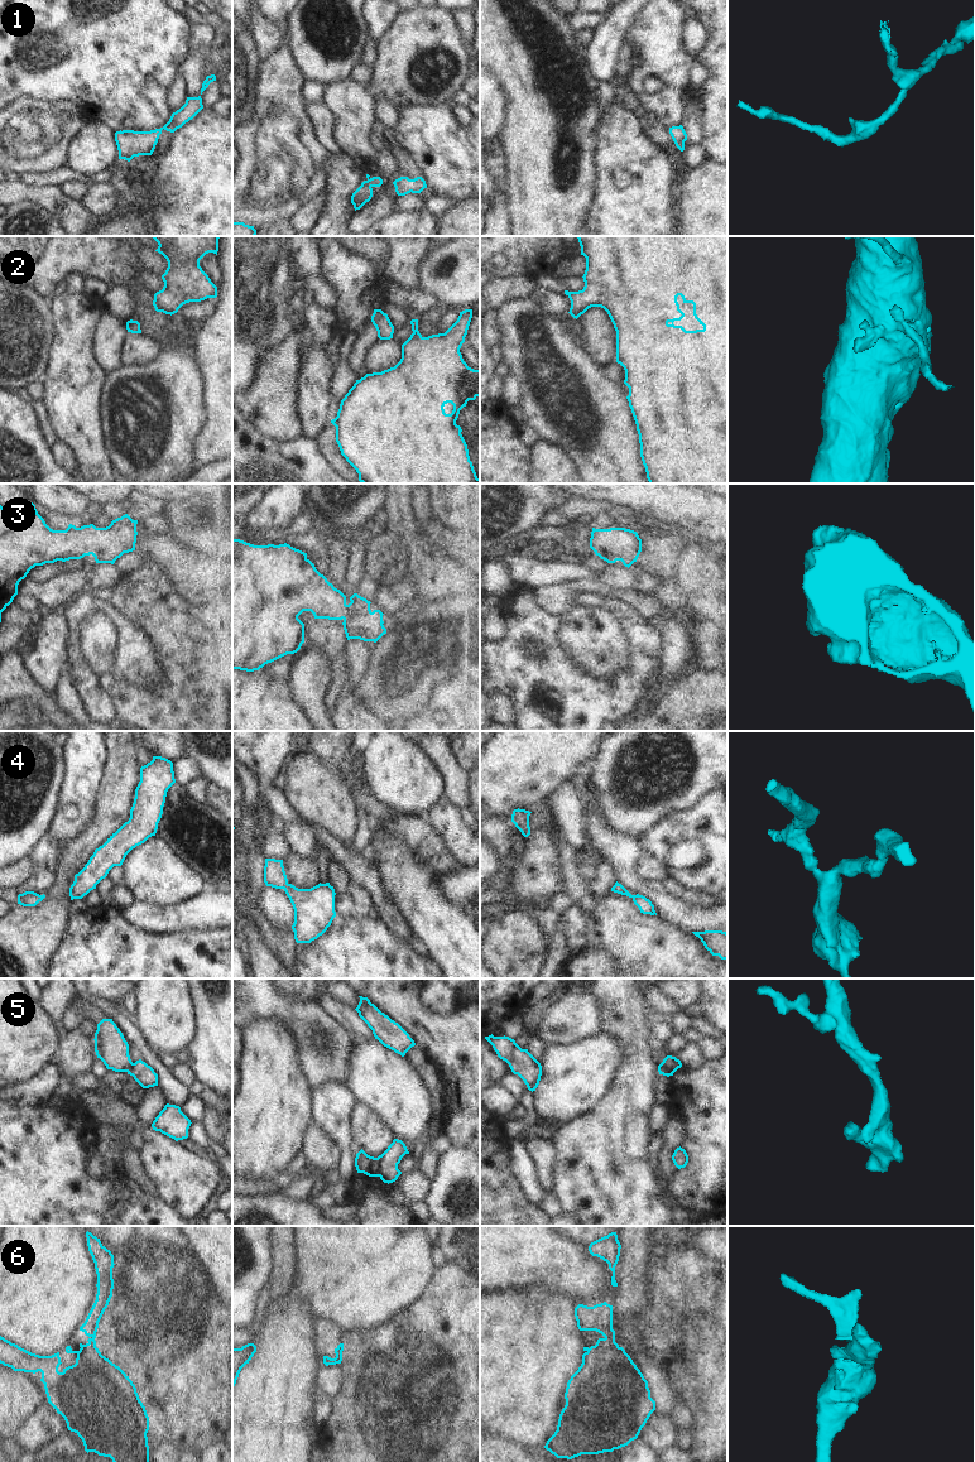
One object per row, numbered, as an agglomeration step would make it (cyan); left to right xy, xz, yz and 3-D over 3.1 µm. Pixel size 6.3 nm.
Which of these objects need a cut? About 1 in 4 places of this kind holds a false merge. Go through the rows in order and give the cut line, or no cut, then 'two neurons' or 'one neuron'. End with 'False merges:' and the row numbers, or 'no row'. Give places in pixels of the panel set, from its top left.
1: cut none; one neuron
2: cut none; one neuron
3: cut none; one neuron
4: cut none; one neuron
5: cut xz (376, 1158), (379, 1176); two neurons
6: cut none; one neuron
False merges: 5

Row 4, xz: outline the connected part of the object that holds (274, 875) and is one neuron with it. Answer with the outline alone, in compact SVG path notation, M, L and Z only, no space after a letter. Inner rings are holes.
M265 859L264 883L266 886L283 889L294 909L292 929L297 943L311 943L331 925L335 912L335 889L318 884L311 889L298 889L288 883L283 860Z

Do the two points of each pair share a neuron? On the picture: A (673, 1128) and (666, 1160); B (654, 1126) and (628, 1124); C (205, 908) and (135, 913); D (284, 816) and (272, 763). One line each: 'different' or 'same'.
A: same
B: different
C: same
D: same

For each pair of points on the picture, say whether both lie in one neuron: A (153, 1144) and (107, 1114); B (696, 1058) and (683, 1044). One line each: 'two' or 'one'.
A: one
B: one

